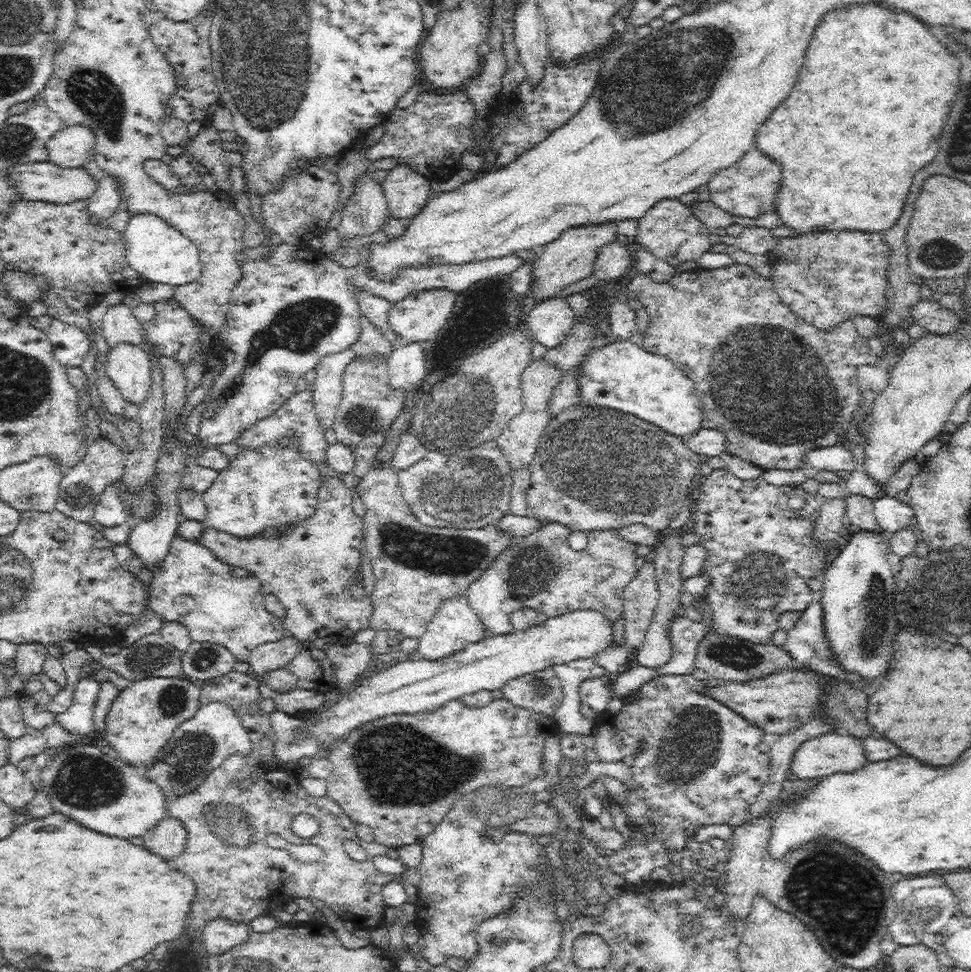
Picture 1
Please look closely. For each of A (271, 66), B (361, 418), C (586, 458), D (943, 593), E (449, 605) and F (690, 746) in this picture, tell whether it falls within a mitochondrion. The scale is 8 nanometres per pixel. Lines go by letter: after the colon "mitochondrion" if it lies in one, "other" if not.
A: mitochondrion
B: mitochondrion
C: mitochondrion
D: mitochondrion
E: other
F: mitochondrion

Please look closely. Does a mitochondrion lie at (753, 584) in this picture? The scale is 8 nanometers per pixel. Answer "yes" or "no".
yes

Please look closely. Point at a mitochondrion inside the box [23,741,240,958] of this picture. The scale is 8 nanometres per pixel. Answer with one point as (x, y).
(83, 780)

